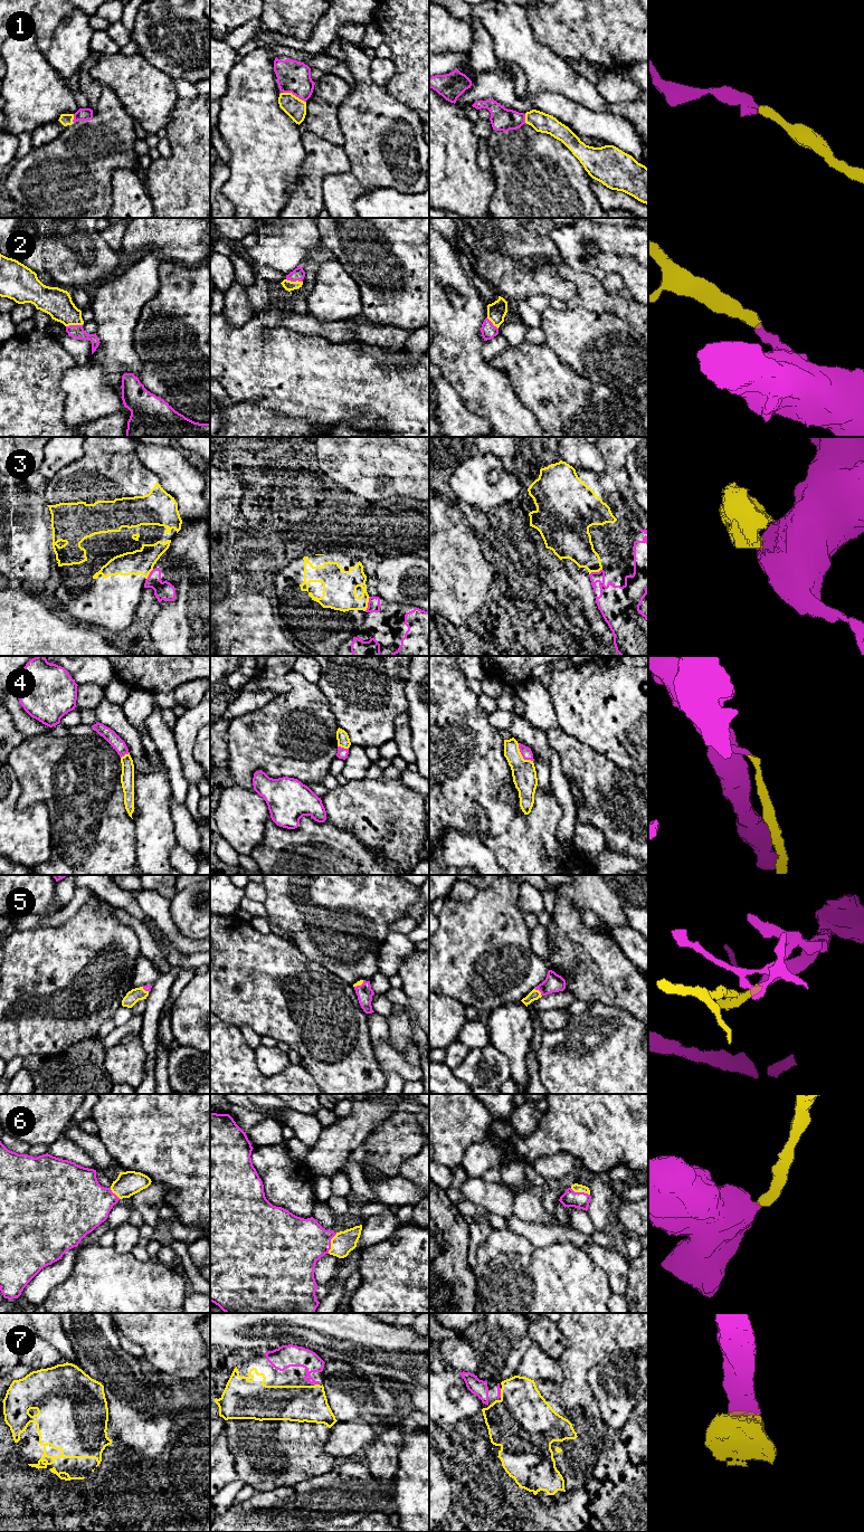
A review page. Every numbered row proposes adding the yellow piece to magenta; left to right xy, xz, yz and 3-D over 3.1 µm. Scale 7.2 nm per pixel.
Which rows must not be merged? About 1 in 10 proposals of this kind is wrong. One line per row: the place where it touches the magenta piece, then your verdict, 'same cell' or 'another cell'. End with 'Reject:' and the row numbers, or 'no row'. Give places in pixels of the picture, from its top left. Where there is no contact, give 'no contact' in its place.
1: meets magenta in xz at (294, 94); same cell
2: meets magenta in xy at (74, 325); same cell
3: meets magenta in xz at (368, 603); another cell
4: meets magenta in yz at (522, 755); same cell
5: meets magenta in yz at (539, 990); same cell
6: meets magenta in xz at (330, 1243); same cell
7: meets magenta in xz at (316, 1383); same cell
Reject: 3

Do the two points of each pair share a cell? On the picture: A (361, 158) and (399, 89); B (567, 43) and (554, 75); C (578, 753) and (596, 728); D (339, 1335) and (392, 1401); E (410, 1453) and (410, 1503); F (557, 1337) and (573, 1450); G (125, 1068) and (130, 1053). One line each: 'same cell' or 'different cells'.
A: different cells
B: different cells
C: different cells
D: different cells
E: same cell
F: different cells
G: same cell

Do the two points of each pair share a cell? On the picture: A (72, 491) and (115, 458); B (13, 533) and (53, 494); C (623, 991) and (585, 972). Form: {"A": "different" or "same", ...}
{"A": "same", "B": "different", "C": "same"}

